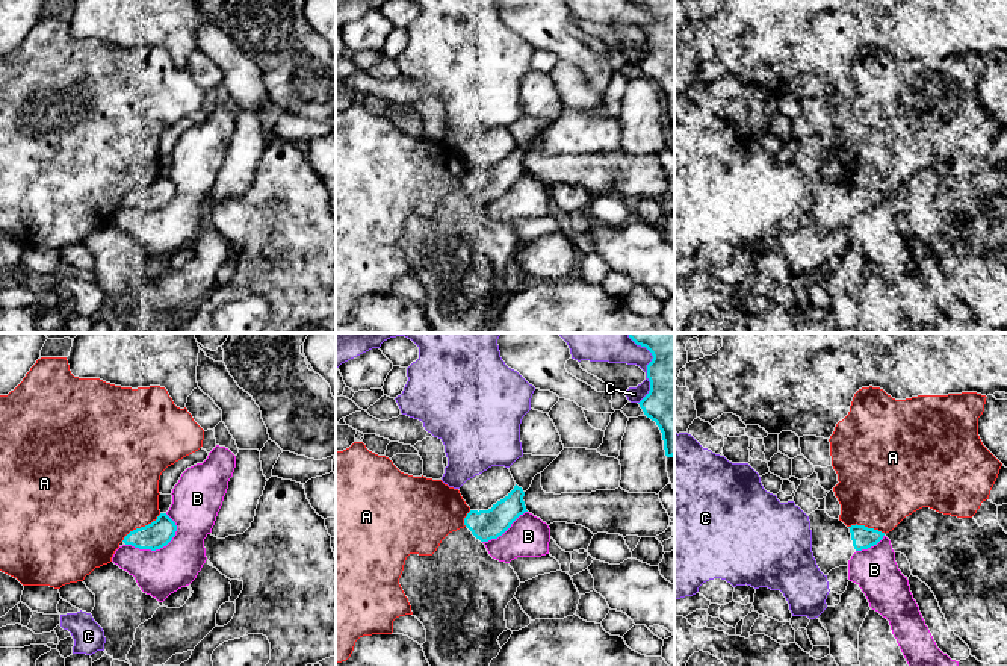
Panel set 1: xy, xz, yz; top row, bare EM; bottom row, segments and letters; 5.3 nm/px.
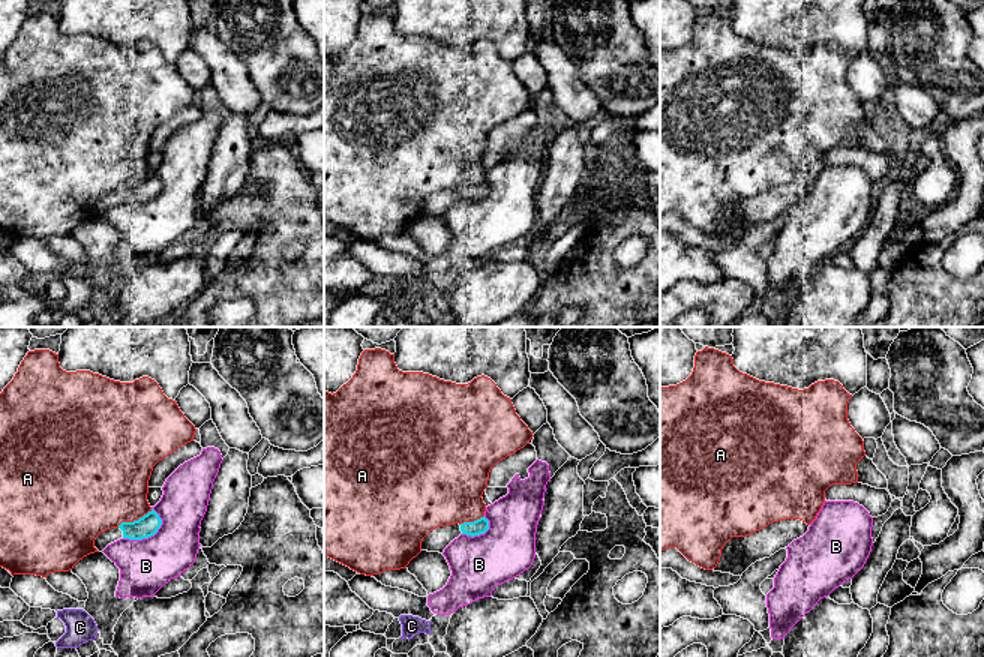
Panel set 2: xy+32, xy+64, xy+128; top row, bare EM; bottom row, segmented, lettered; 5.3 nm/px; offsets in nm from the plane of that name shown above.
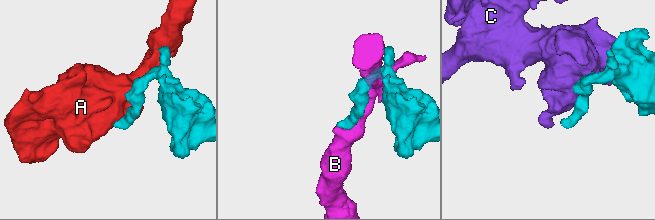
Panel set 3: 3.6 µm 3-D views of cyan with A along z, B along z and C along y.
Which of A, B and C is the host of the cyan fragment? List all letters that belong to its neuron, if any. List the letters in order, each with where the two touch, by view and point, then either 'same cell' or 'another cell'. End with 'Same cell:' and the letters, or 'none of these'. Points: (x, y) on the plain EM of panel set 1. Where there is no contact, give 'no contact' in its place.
A: contact xy (141, 188); another cell
B: contact xy (154, 211); another cell
C: contact xz (647, 29); another cell
Same cell: none of these

